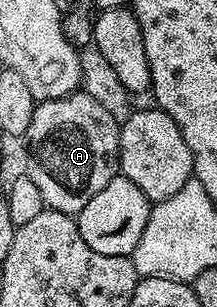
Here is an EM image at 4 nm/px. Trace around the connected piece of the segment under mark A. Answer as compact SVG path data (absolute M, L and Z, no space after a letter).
M79 90L55 100L44 100L34 105L32 122L28 126L25 138L30 149L30 169L28 175L40 190L46 208L55 212L76 214L95 194L100 194L114 176L119 175L118 147L120 146L120 123L104 110L83 90Z

